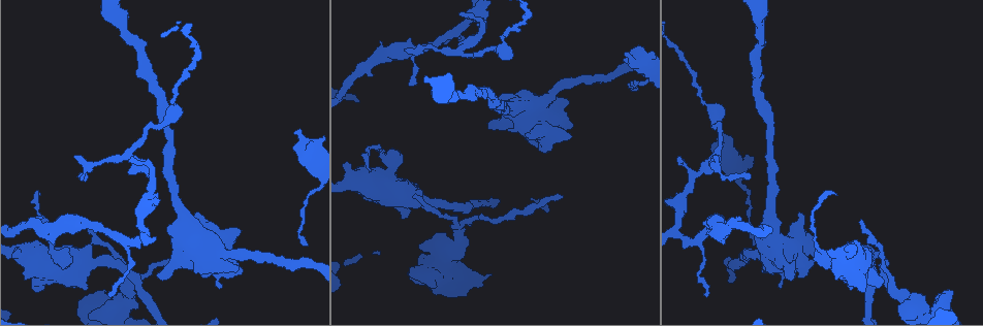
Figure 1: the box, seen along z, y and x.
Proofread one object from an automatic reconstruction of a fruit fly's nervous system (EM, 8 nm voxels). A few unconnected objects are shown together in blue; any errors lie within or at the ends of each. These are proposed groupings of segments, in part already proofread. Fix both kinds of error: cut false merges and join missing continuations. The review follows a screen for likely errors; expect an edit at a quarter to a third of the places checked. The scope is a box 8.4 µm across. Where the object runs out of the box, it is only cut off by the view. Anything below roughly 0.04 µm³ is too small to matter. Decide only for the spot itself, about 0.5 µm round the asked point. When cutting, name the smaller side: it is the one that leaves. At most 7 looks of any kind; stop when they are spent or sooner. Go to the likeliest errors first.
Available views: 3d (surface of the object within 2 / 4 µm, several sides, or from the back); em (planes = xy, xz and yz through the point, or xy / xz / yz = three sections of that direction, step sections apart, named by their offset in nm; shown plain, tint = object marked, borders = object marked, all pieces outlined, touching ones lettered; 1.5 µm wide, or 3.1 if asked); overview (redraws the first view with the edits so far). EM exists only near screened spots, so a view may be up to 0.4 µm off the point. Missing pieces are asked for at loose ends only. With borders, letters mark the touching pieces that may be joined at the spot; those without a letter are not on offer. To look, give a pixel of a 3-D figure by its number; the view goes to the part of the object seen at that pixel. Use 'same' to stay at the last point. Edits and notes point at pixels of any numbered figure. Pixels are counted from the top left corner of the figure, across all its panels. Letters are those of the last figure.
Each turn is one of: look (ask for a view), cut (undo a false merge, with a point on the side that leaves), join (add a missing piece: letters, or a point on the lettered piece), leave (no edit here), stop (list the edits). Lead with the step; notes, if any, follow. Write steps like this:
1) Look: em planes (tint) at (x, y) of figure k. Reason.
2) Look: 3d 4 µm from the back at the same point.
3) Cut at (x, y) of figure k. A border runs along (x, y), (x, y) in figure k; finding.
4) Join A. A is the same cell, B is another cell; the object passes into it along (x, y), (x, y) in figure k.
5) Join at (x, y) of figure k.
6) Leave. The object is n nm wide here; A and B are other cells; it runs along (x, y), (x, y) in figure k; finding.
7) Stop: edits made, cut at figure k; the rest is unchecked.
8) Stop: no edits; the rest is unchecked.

Look: em xz step 4 (borders) at (625, 55) of figure 1.

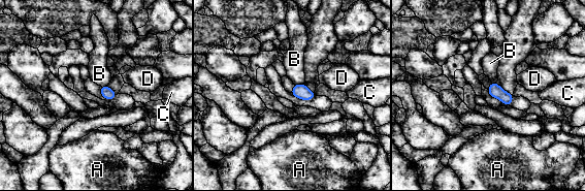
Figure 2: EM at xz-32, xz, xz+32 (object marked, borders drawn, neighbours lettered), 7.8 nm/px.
Leave. The longest contact is with B, 80 nm; A, B, C and D are other cells; a border runs along (303, 83), (294, 85) in figure 2; none of them fits.

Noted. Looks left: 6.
Look: em planes (borders) at (570, 137) of figure 1. Free end.

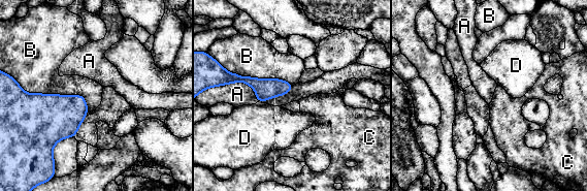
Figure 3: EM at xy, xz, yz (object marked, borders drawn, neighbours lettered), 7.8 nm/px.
Leave. A, B, C and D are other cells; no lettered piece goes on from it.

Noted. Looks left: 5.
Look: em planes (borders) at (76, 155) of figure 1. Tapers out.

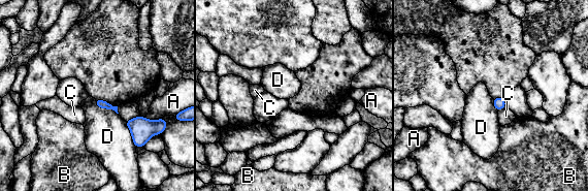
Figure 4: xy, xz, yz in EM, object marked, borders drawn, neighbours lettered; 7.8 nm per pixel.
Leave. A, B, C and D are other cells; a border runs along (93, 100), (118, 114) in figure 4; none of them fits.

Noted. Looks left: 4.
Stop: no edits; the rest is unchecked.

